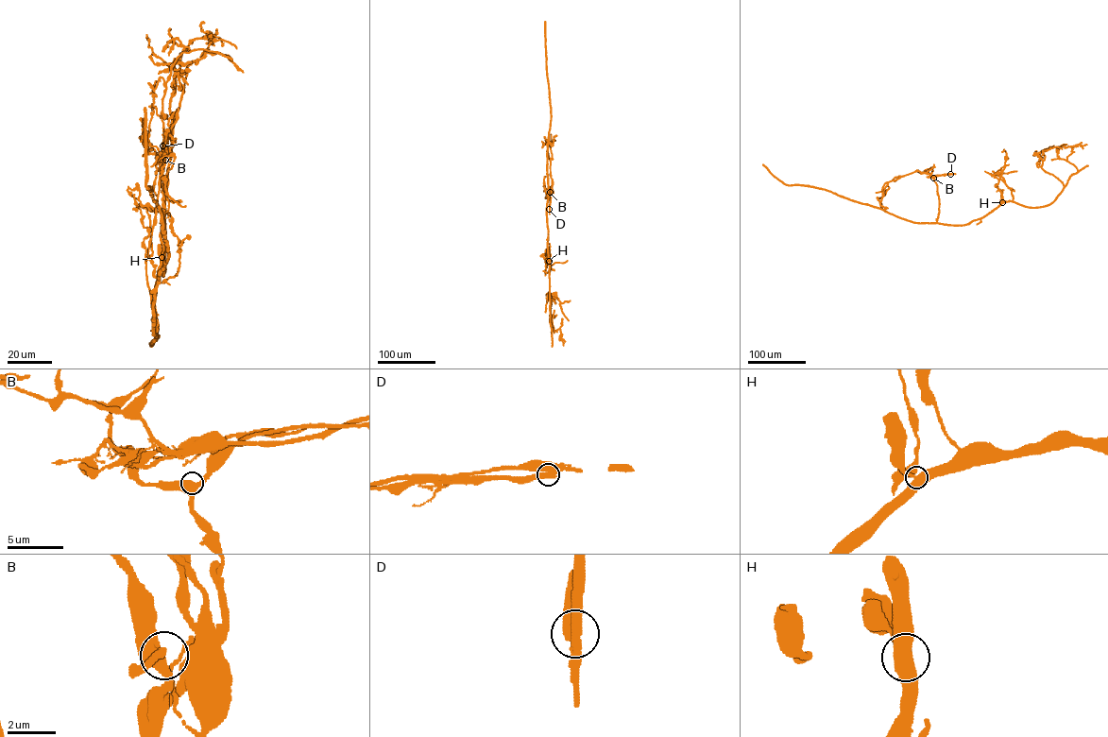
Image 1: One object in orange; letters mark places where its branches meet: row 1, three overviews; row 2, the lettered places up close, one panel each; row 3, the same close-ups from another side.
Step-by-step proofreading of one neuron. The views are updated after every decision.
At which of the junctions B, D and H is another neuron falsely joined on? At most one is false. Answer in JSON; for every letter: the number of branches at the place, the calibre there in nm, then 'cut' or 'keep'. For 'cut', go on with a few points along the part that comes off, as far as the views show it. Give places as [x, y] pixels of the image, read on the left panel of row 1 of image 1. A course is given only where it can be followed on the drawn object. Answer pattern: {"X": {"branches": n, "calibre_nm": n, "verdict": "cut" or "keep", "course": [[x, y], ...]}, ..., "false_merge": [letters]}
{"B": {"branches": 3, "calibre_nm": 400, "verdict": "keep"}, "D": {"branches": 3, "calibre_nm": 440, "verdict": "cut", "course": [[162, 145], [169, 153], [161, 151], [158, 156]]}, "H": {"branches": 3, "calibre_nm": 440, "verdict": "keep"}, "false_merge": ["D"]}

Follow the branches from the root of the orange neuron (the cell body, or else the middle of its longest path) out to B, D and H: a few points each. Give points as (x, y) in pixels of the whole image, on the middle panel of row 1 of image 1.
B: (546, 212), (548, 196), (545, 197), (550, 192)
D: (546, 212), (548, 196), (545, 197), (550, 192), (550, 210)
H: (546, 212), (549, 261)

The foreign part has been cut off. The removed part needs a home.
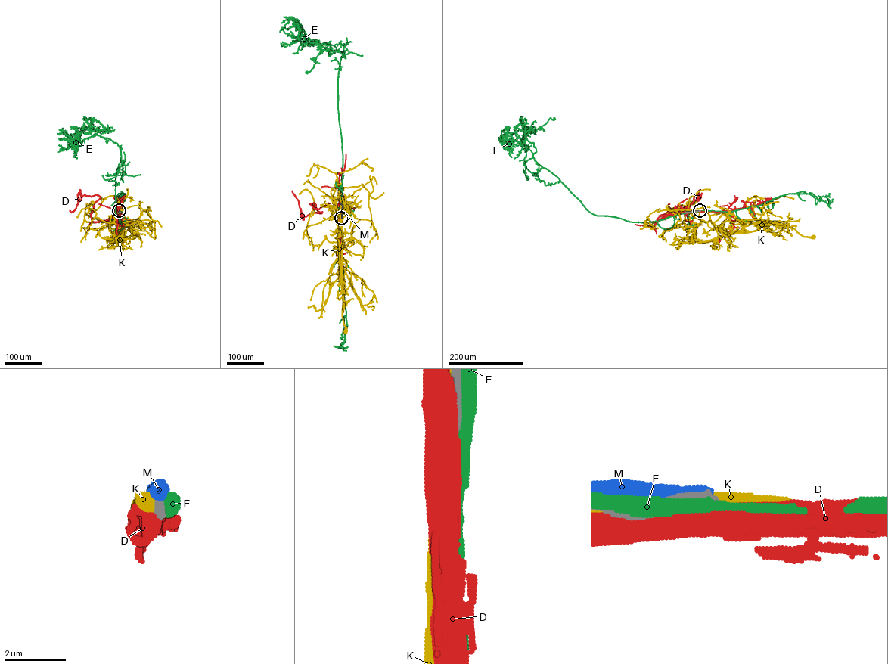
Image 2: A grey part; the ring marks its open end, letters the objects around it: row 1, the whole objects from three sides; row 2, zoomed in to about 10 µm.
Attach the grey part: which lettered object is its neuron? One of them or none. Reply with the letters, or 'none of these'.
none of these

